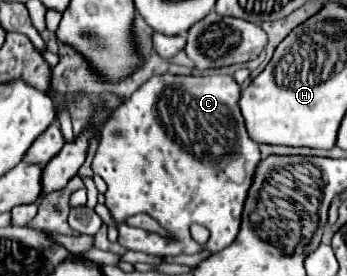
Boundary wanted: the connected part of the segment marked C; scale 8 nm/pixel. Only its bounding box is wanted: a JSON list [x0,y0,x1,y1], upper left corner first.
[92,74,262,258]

